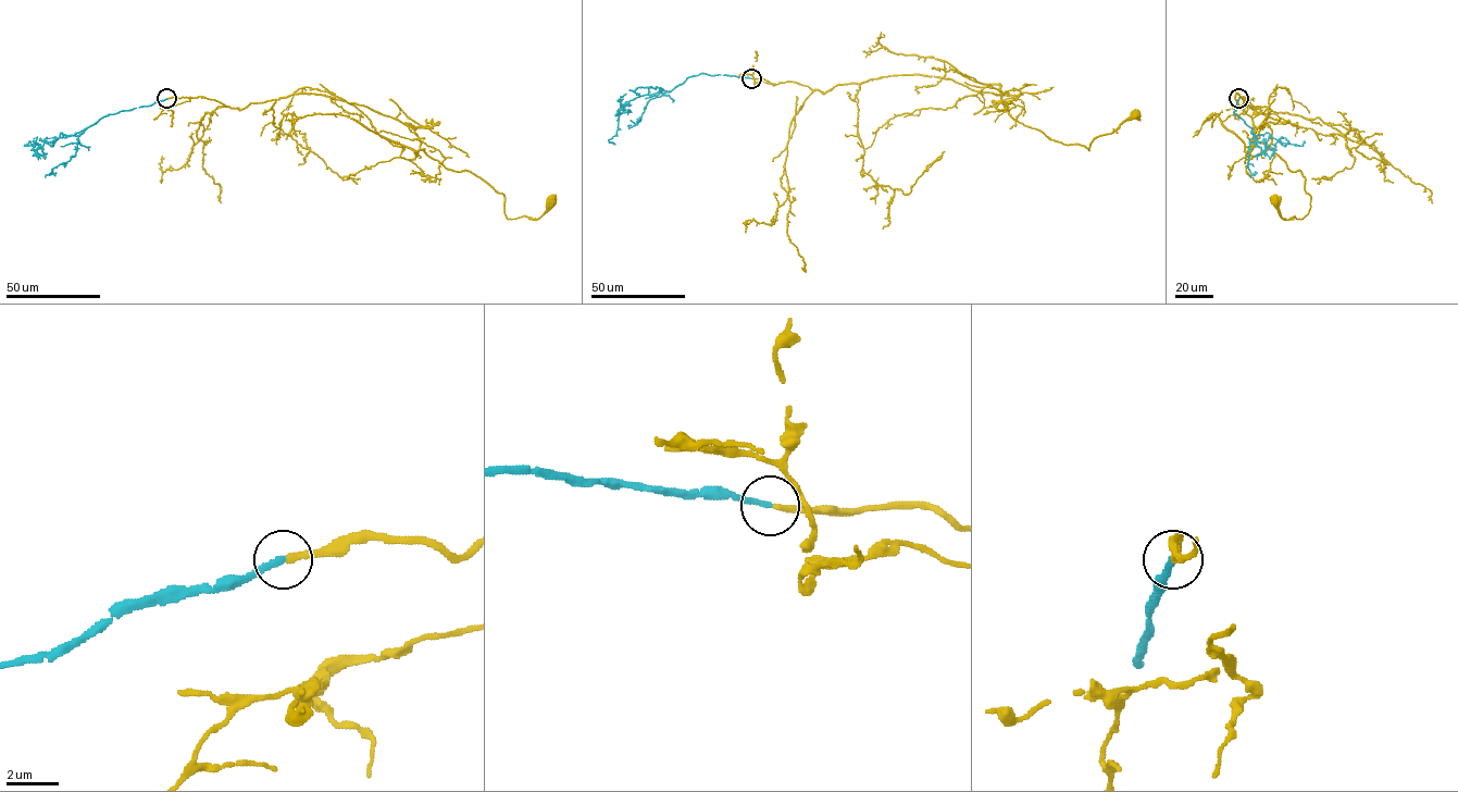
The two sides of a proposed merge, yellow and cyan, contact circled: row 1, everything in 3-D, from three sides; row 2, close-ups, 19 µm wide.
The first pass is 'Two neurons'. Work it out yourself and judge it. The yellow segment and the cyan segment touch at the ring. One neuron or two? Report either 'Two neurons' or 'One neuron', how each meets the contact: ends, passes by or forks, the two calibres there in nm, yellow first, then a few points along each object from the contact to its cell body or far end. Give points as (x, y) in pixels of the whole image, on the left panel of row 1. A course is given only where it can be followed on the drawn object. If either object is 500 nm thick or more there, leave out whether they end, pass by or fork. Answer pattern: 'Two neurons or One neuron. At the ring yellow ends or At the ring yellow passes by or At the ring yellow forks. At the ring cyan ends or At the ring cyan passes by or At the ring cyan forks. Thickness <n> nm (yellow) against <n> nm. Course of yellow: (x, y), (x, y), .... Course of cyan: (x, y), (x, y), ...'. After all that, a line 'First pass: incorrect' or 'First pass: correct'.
One neuron. At the ring yellow ends. At the ring cyan ends. Thickness 240 nm (yellow) against 220 nm. Course of yellow: (167, 98), (363, 104), (431, 126), (410, 125), (421, 149), (501, 193), (508, 219), (537, 220), (551, 200). Course of cyan: (167, 98), (109, 114), (72, 136), (44, 141), (35, 149), (34, 141), (24, 146), (30, 143)
First pass: incorrect

